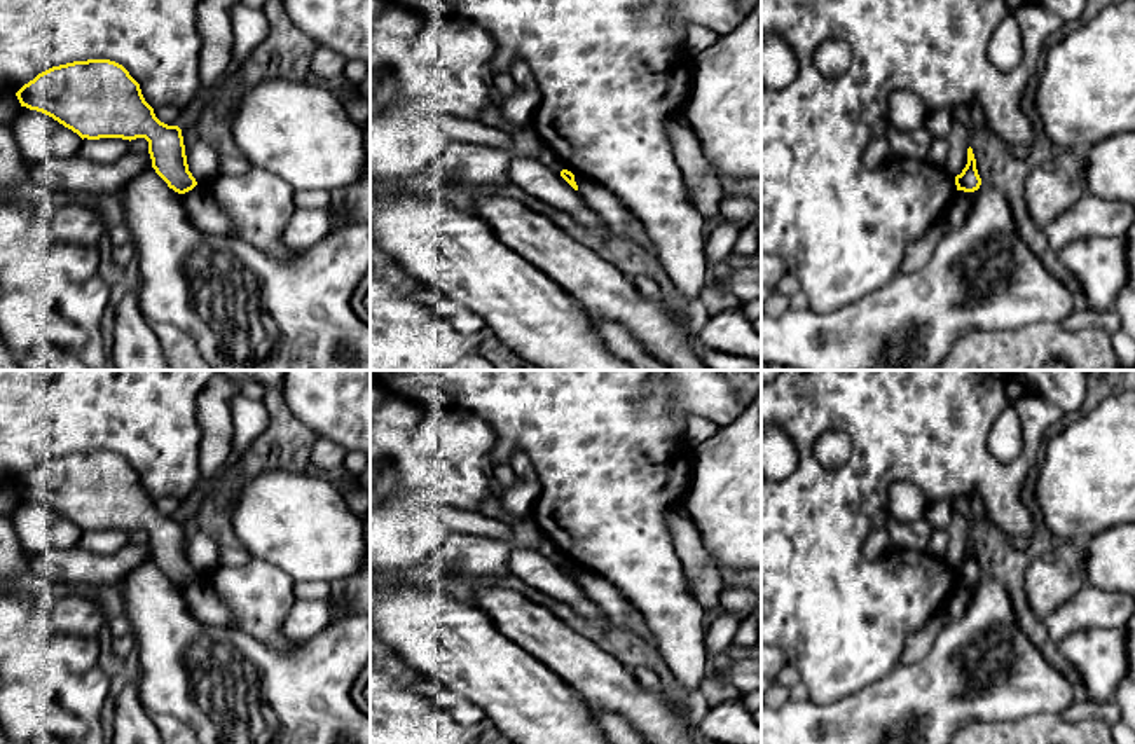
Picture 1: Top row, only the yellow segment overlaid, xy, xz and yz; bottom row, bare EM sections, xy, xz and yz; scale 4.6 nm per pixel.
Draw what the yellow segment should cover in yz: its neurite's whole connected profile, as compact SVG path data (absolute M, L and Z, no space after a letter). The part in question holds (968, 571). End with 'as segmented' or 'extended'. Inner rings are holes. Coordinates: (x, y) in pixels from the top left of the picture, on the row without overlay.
M971 538L967 540L967 555L962 564L955 568L955 576L957 582L964 583L974 583L981 576L981 569L976 561L976 550Z; as segmented

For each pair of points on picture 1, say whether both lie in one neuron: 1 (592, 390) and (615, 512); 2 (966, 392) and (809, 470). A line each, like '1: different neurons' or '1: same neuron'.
1: same neuron
2: same neuron

